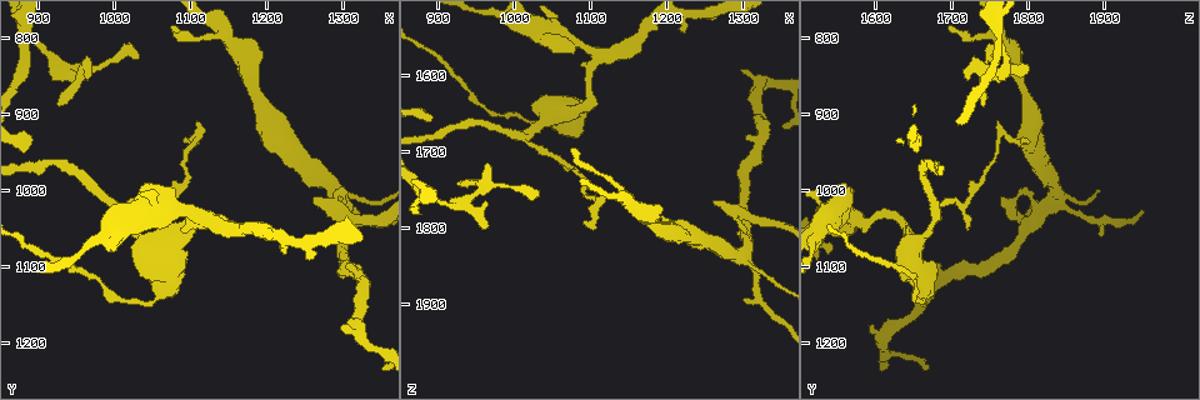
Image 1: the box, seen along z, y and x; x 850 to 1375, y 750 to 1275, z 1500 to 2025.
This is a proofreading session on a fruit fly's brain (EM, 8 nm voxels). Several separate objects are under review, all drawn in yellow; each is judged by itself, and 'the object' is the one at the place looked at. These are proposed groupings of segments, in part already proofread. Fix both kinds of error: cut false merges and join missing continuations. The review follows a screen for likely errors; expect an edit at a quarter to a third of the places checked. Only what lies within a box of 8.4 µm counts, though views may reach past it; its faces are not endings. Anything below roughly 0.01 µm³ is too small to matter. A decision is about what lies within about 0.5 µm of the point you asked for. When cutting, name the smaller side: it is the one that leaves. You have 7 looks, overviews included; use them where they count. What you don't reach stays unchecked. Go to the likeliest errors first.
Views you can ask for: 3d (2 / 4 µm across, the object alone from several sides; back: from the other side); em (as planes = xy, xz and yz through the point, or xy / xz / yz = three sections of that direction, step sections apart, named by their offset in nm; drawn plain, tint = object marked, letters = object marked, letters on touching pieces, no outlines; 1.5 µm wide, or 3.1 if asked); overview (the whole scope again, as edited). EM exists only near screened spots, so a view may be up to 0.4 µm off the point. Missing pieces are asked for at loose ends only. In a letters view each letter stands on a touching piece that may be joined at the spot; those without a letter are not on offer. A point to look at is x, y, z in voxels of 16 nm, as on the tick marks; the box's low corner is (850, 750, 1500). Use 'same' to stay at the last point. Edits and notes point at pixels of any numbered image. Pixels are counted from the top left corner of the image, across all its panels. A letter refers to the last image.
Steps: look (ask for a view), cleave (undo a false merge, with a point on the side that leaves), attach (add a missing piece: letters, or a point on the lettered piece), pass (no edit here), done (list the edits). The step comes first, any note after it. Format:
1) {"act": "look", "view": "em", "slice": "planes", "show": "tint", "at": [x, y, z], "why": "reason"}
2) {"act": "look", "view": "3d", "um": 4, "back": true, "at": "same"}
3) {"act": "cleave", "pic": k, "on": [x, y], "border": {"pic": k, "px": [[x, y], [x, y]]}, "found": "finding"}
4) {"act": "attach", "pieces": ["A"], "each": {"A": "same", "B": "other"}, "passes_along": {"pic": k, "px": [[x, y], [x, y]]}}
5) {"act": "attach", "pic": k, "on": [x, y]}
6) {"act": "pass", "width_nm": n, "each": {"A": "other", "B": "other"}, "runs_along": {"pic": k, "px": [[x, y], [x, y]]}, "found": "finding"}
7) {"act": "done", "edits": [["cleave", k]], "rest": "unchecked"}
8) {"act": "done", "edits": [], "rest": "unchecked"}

{"act": "look", "view": "em", "slice": "xz", "step": 8, "show": "tint", "at": [1300, 1180, 1590], "why": "free end"}

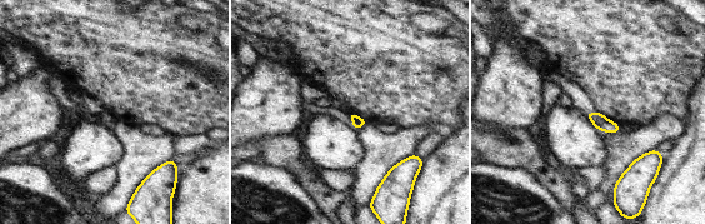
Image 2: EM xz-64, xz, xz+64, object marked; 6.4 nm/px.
{"act": "look", "view": "em", "slice": "yz", "step": 4, "show": "letters", "at": "same"}

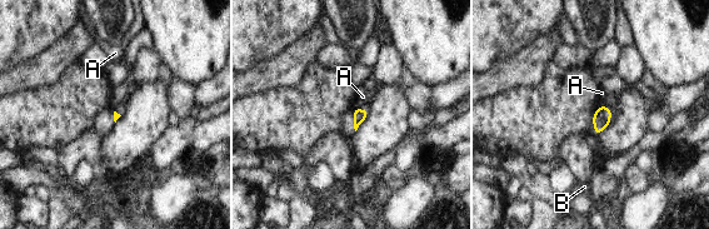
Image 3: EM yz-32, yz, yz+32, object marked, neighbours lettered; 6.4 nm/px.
{"act": "pass", "each": {"A": "other", "B": "other"}, "border": {"pic": 3, "px": [[354, 108], [360, 109]]}, "found": "none of them fits"}

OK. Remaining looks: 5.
{"act": "look", "view": "em", "slice": "planes", "show": "letters", "at": [965, 835, 1795], "why": "branch stops here"}

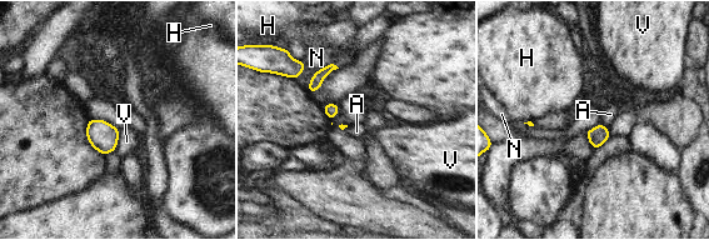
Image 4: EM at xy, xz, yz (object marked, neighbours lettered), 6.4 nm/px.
{"act": "pass", "each": {"A": "other", "H": "other", "N": "other", "V": "other"}, "border": {"pic": 4, "px": [[600, 123], [607, 128]]}, "found": "no lettered piece goes on from it"}

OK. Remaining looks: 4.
{"act": "look", "view": "em", "slice": "xy", "step": 4, "show": "tint", "at": [1100, 940, 1800], "why": "thin end"}

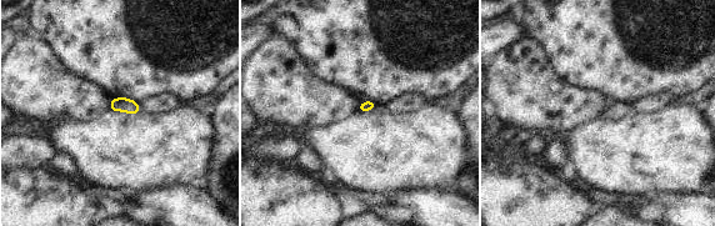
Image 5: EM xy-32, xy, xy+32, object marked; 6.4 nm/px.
{"act": "look", "view": "em", "slice": "planes", "show": "letters", "at": "same"}

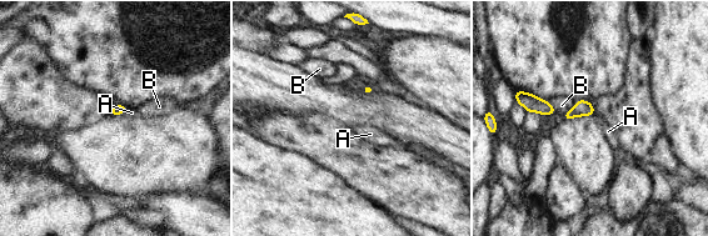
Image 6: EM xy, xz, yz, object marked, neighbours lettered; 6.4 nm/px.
{"act": "pass", "each": {"A": "other", "B": "other"}, "border": {"pic": 6, "px": [[129, 108], [118, 115]]}, "found": "none of them fits"}

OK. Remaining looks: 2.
{"act": "done", "edits": [], "rest": "unchecked"}

